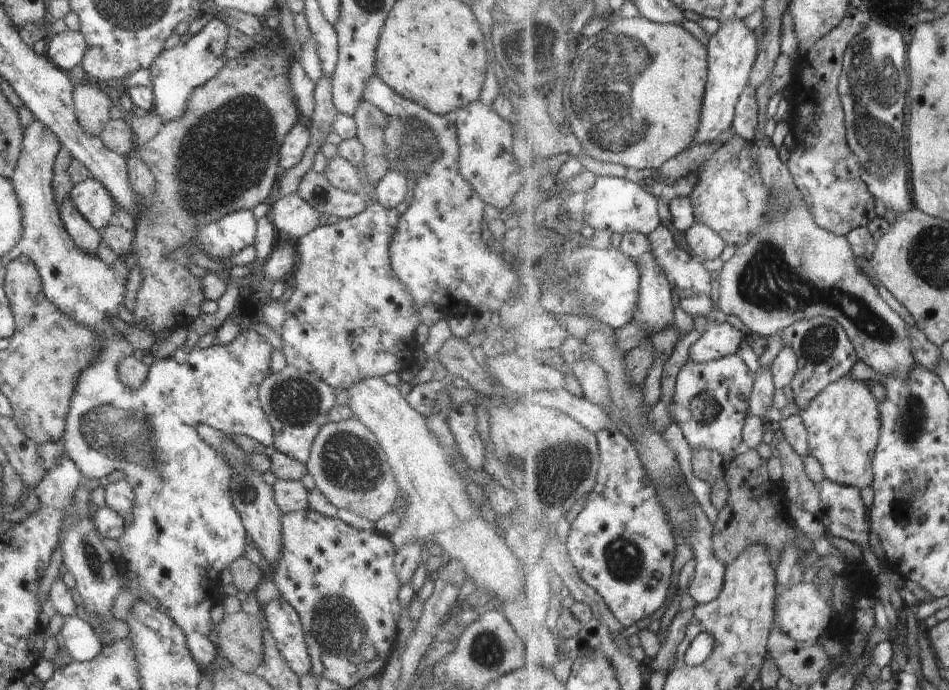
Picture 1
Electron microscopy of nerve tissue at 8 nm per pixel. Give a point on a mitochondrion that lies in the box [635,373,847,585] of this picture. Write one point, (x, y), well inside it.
(706, 408)

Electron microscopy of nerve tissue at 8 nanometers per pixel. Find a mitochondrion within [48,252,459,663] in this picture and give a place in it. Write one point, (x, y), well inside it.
(128, 433)

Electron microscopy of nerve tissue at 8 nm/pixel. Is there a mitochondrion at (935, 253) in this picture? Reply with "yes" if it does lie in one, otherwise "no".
yes

